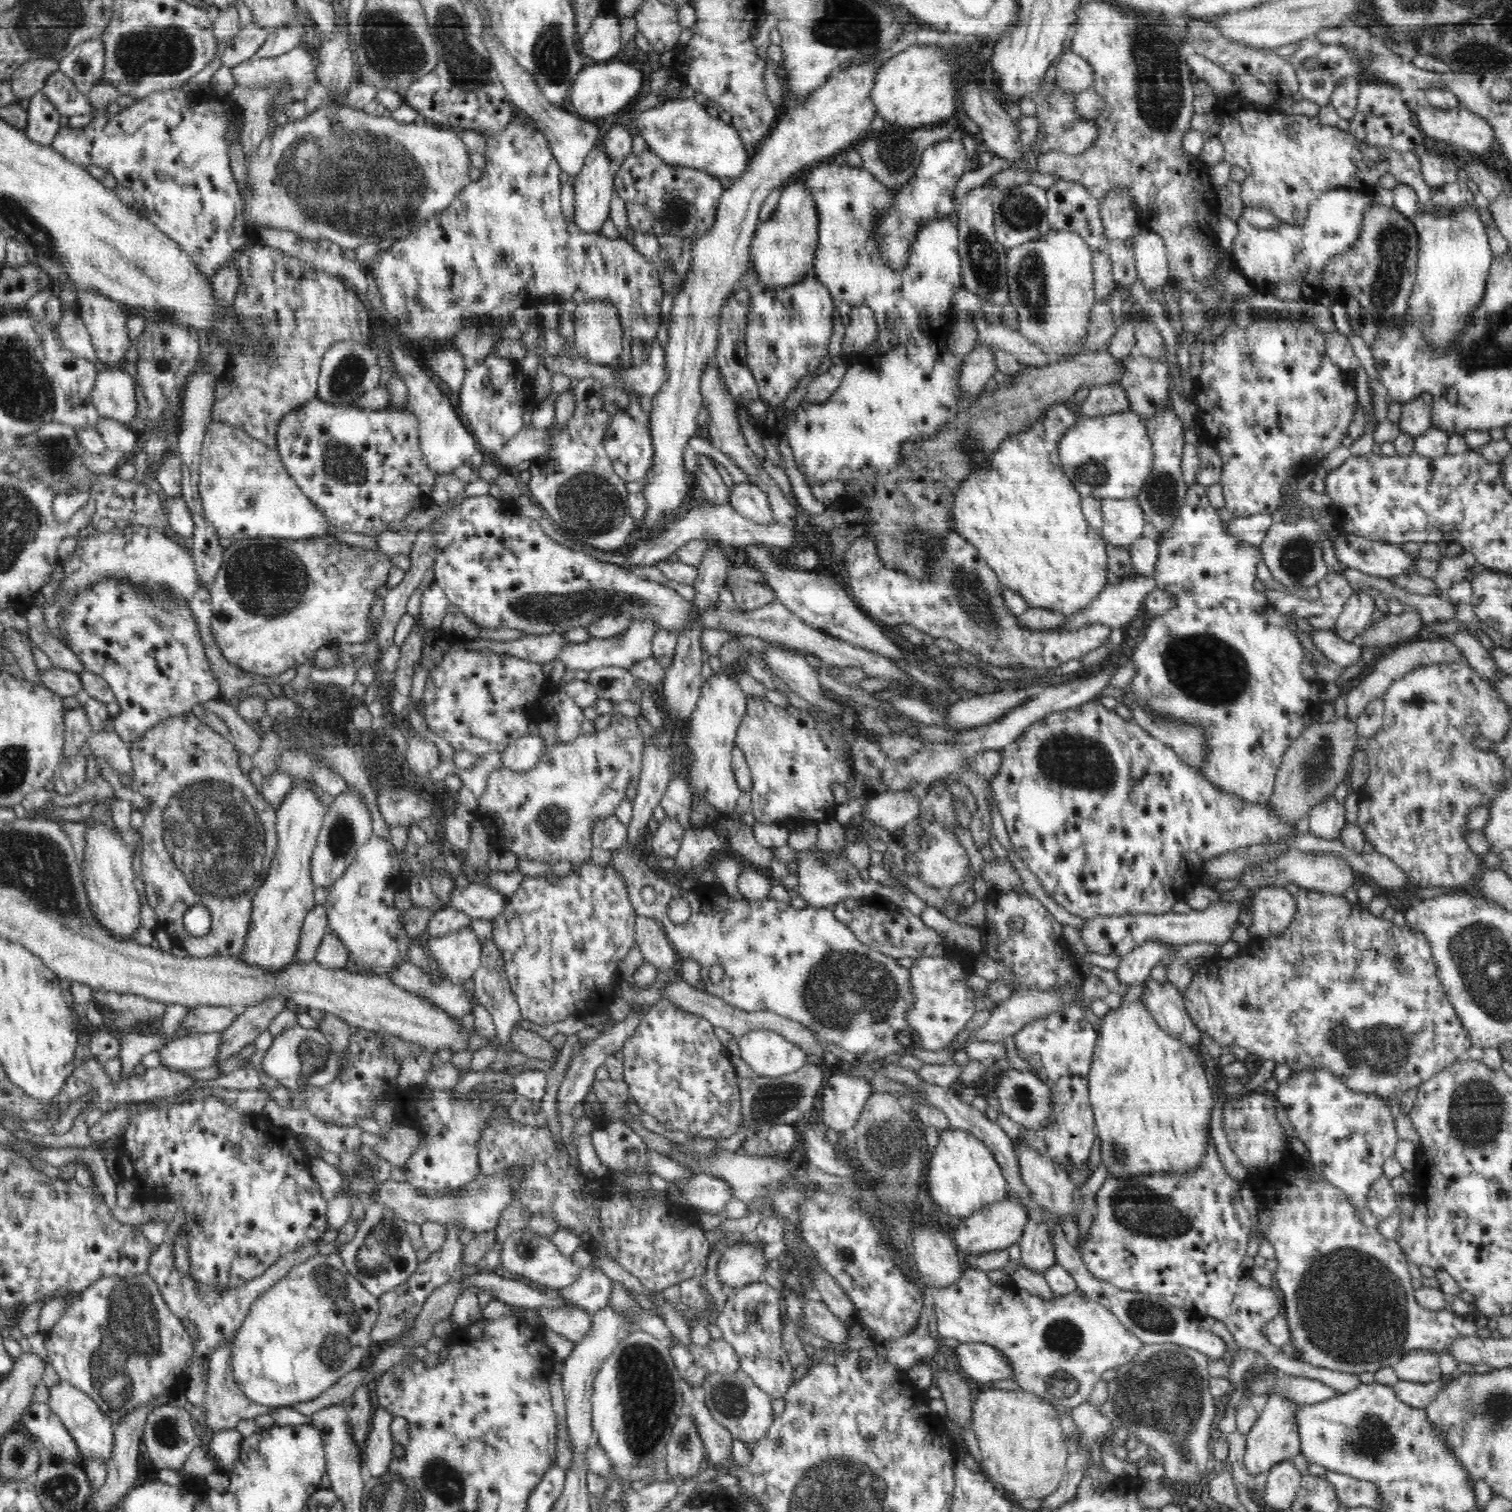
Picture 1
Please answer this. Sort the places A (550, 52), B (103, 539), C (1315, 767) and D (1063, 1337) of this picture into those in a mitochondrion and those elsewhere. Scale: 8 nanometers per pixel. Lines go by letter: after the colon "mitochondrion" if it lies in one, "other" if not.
A: mitochondrion
B: other
C: mitochondrion
D: mitochondrion

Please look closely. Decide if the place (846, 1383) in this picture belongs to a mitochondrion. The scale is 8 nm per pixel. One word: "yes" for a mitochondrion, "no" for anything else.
no

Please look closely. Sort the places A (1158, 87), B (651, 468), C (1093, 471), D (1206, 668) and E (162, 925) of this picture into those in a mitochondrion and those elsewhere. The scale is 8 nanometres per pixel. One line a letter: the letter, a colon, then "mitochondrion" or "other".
A: mitochondrion
B: other
C: mitochondrion
D: mitochondrion
E: other

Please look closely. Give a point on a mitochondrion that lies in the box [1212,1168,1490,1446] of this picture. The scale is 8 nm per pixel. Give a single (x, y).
(1350, 1306)

